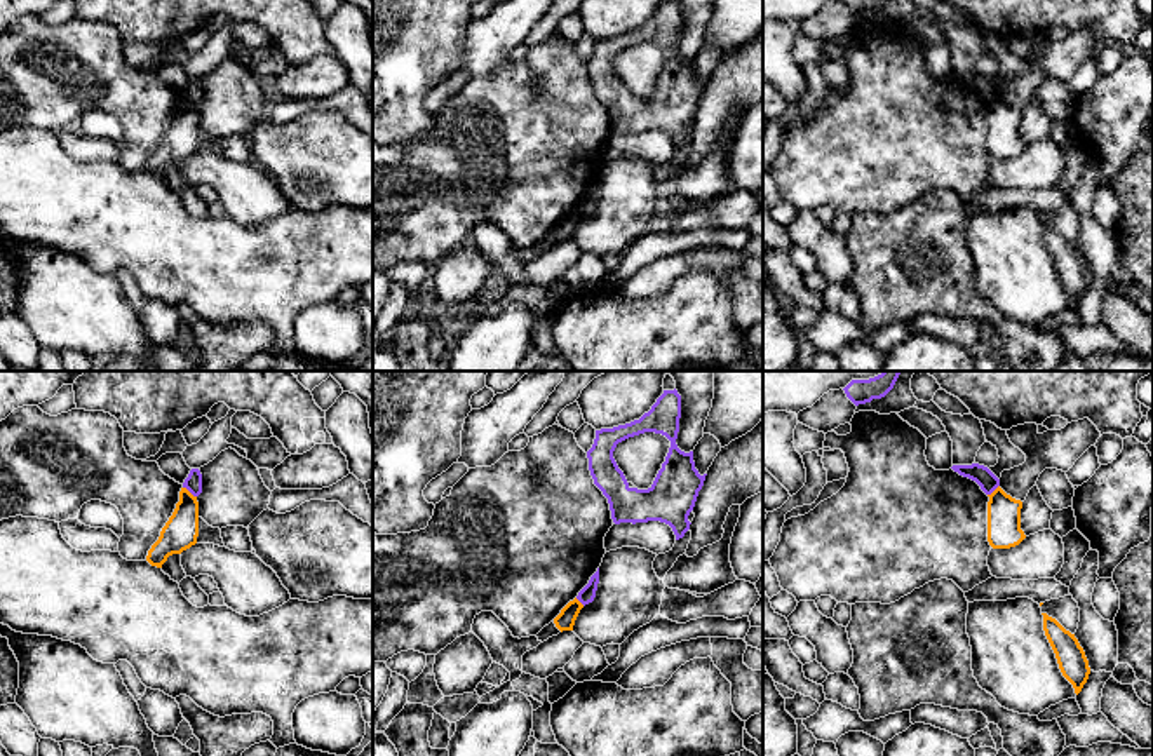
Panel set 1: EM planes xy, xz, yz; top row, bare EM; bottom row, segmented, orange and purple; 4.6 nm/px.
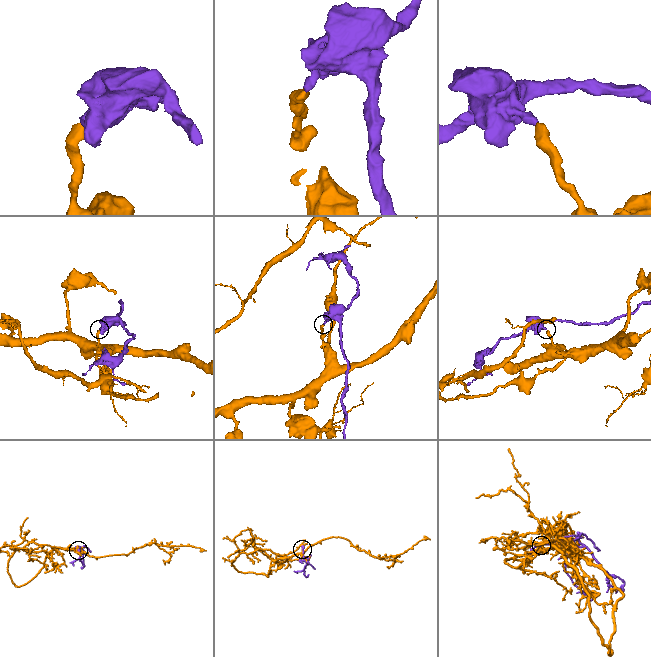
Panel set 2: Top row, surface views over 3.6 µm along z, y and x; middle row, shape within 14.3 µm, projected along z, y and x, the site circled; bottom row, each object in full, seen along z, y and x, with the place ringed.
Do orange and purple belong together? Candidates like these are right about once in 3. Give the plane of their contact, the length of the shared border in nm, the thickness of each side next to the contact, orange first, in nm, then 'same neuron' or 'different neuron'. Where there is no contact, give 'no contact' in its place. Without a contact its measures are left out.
meets orange in xy; contact 80 nm long; 160 nm thick on the orange side, 80 nm on the other; different neuron

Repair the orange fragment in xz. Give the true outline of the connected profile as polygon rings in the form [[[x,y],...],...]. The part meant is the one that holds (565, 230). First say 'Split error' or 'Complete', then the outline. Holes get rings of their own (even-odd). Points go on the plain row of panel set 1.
Complete. [[[575,207],[573,211],[570,211],[561,223],[554,228],[556,237],[563,242],[563,240],[573,240],[575,230],[580,223],[580,219],[583,218],[583,214]]]

